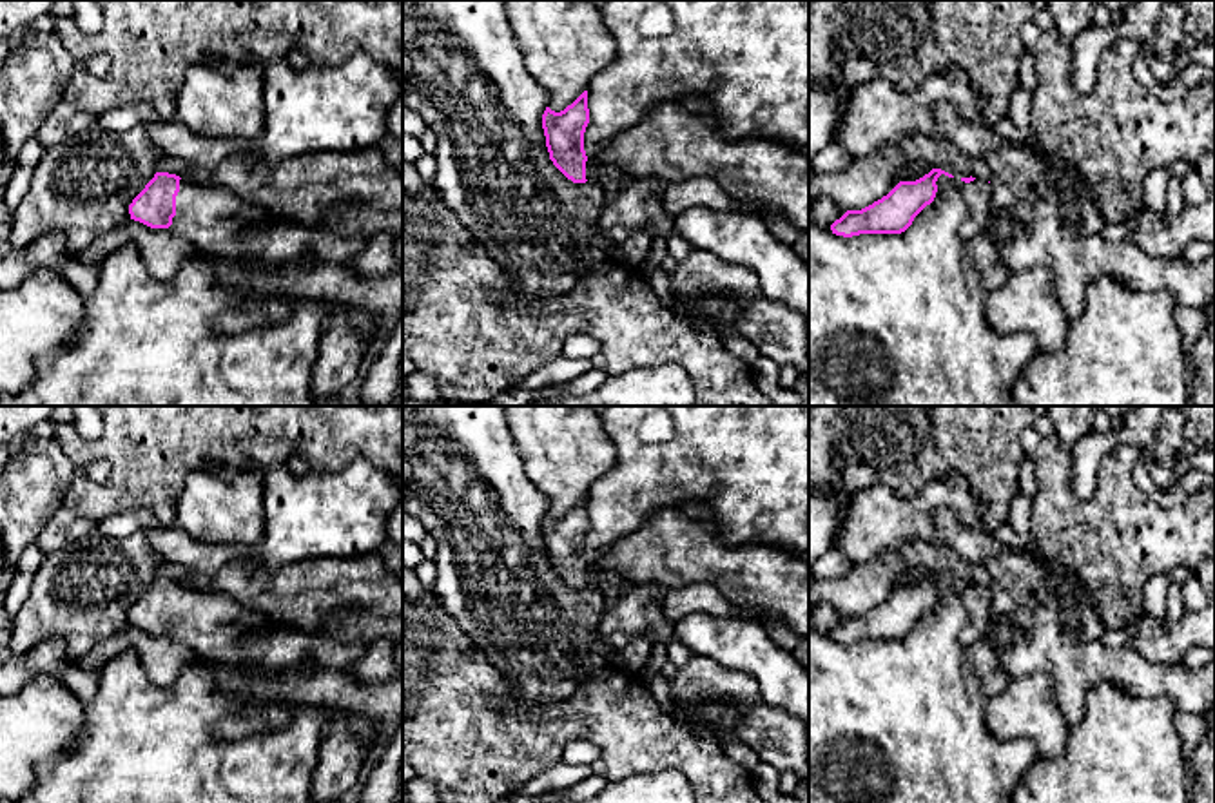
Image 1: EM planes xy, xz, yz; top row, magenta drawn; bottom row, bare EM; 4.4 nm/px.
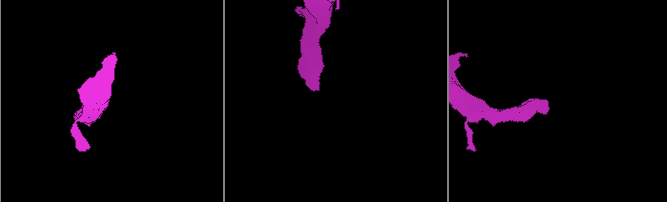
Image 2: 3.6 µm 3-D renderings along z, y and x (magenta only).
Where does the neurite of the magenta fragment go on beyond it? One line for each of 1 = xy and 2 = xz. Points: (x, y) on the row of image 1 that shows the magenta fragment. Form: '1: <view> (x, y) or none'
1: xy (218, 222)
2: xz (592, 151)

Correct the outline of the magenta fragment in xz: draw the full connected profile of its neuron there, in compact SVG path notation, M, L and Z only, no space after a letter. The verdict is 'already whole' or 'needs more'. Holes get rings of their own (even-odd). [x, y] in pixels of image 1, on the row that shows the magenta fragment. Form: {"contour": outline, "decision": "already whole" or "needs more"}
{"contour": "M584 91L564 111L555 112L546 107L542 114L542 129L549 160L573 183L589 181L591 174L600 167L595 156L611 145L611 140L597 145L586 145L584 132L588 123L588 91Z", "decision": "needs more"}

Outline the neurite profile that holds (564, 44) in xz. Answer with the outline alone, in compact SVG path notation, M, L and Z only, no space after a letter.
M506 0L506 4L526 67L549 92L548 107L555 112L564 111L588 91L591 78L617 56L617 42L591 0Z

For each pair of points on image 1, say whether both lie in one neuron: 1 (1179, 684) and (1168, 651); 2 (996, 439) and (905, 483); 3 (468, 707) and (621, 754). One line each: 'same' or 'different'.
1: different
2: same
3: same

